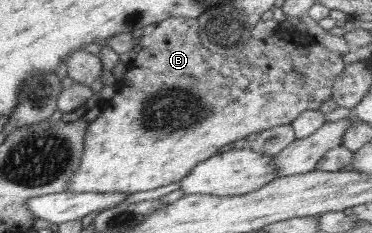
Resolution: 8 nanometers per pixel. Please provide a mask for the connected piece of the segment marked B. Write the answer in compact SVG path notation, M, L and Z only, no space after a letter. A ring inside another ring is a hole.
M180 17L167 18L159 23L146 25L143 28L141 37L138 37L136 41L137 57L126 64L125 75L115 84L115 95L106 103L101 103L100 115L95 121L87 125L81 164L77 173L68 181L67 191L75 193L113 192L129 195L137 193L137 191L149 191L149 189L157 189L157 187L181 181L197 164L205 162L205 159L215 155L223 146L239 141L239 139L247 138L251 133L291 124L305 111L320 110L324 102L332 100L332 88L335 80L341 75L346 66L341 54L325 48L325 46L316 42L311 35L301 34L296 30L278 30L273 36L267 36L265 39L251 37L247 45L243 49L241 48L241 51L237 51L234 55L226 56L207 49L200 42L198 29L197 18L187 19Z

